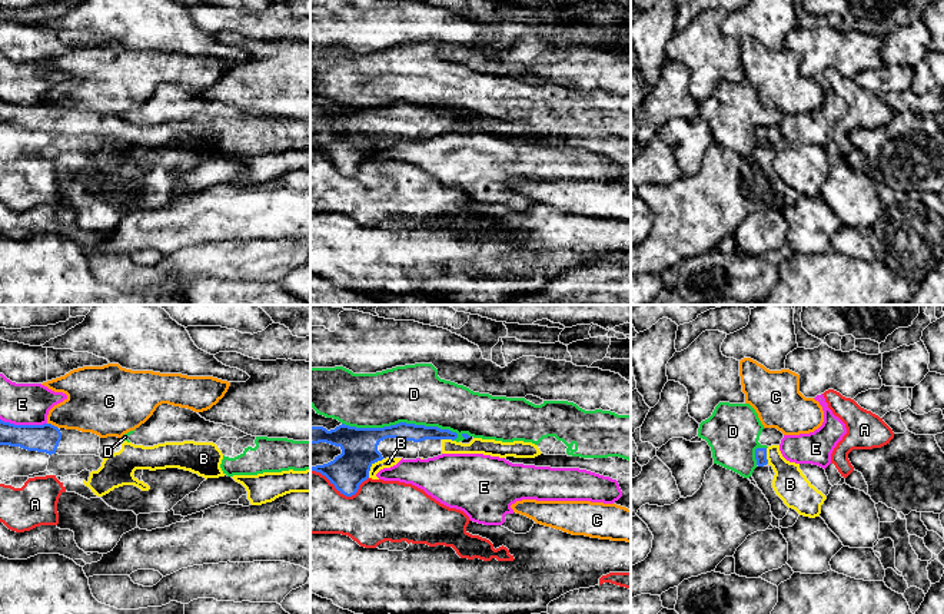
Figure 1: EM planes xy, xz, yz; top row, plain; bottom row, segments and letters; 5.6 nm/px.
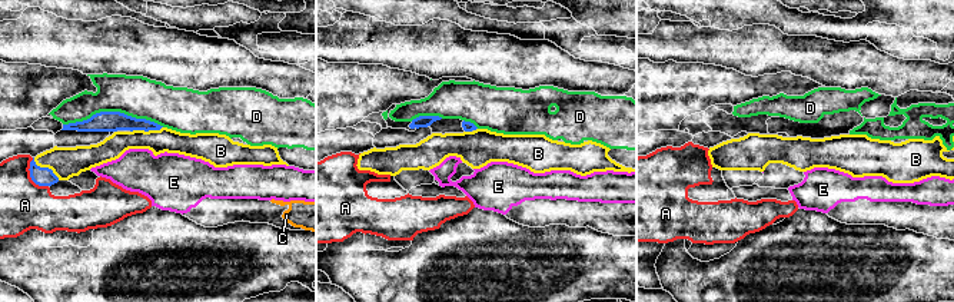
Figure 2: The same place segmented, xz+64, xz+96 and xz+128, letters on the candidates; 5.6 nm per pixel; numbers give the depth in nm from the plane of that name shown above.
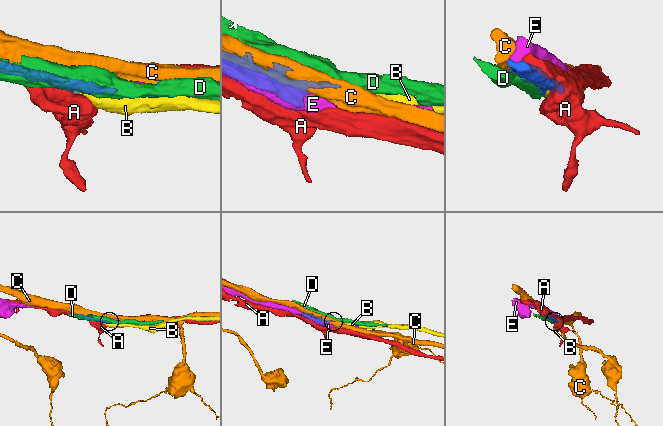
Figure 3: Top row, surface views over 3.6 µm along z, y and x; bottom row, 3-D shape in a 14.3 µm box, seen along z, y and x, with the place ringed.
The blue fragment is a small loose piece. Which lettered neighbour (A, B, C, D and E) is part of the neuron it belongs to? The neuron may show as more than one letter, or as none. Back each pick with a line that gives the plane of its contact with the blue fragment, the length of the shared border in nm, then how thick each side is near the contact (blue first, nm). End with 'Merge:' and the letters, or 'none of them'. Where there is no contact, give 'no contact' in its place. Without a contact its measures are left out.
B: meets blue in xz; contact 140 nm long; 200 nm thick on the blue side, 60 nm on the other
Merge: B

